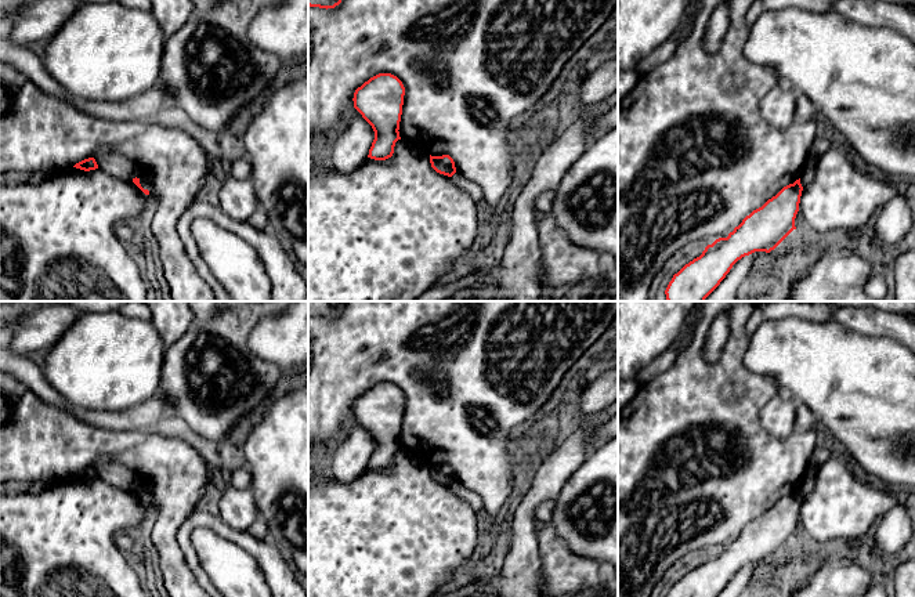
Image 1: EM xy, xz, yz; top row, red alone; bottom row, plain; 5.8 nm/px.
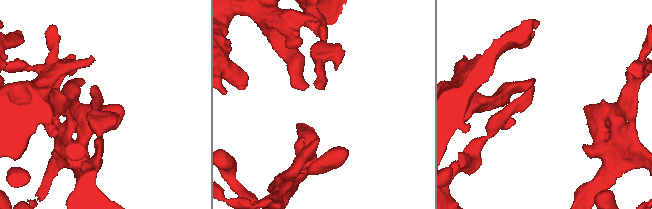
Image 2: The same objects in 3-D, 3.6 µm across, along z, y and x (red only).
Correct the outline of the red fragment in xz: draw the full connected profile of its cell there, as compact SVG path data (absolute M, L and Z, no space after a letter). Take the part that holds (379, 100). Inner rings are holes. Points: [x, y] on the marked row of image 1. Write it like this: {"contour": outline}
{"contour": "M379 73L354 93L354 108L372 126L375 140L368 158L386 160L393 156L399 137L405 87L391 73Z"}

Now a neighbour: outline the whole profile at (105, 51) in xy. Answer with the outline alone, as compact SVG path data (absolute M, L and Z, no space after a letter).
M119 0L83 3L50 37L43 64L50 76L72 97L100 102L123 102L159 83L166 37L151 11L123 6Z

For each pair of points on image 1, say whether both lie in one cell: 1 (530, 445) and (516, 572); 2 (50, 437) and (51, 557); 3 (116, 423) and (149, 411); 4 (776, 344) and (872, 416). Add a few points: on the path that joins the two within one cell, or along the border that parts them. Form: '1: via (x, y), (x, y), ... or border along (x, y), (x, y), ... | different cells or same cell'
1: border along (556, 441), (535, 467) | different cells
2: border along (72, 474), (47, 484) | different cells
3: via (125, 420), (141, 418) | same cell
4: via (799, 355), (817, 361), (849, 393) | same cell

